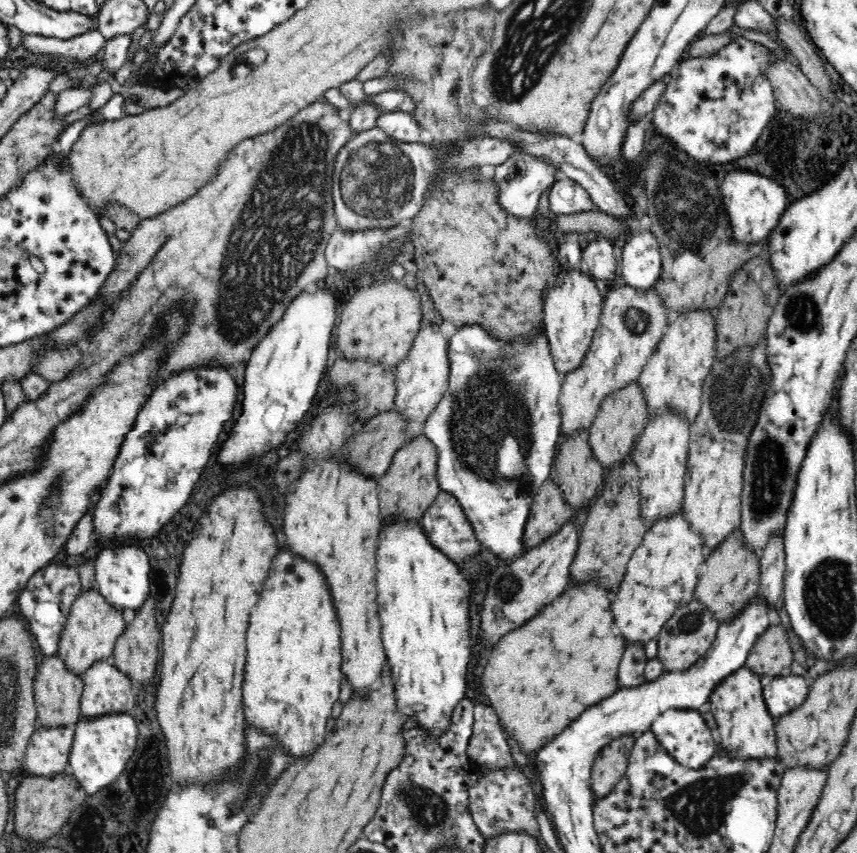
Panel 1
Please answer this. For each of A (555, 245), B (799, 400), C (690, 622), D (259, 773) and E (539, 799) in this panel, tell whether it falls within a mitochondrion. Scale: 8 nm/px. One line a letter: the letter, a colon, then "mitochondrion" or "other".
A: other
B: other
C: mitochondrion
D: mitochondrion
E: other

